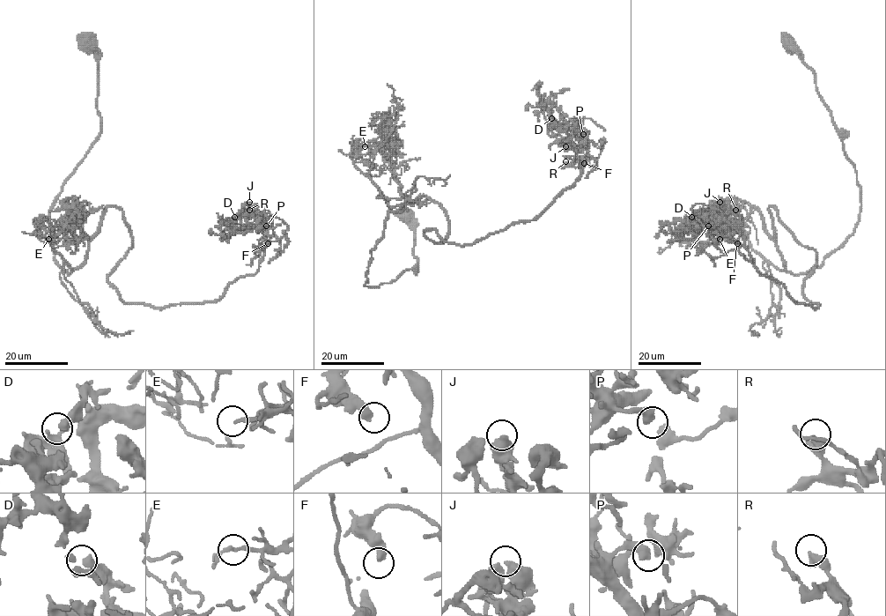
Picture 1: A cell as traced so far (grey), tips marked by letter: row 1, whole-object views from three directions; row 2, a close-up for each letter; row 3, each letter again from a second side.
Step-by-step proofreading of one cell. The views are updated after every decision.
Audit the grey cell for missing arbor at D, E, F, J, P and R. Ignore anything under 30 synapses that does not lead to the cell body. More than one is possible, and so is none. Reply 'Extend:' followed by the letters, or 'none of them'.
Extend: none of them

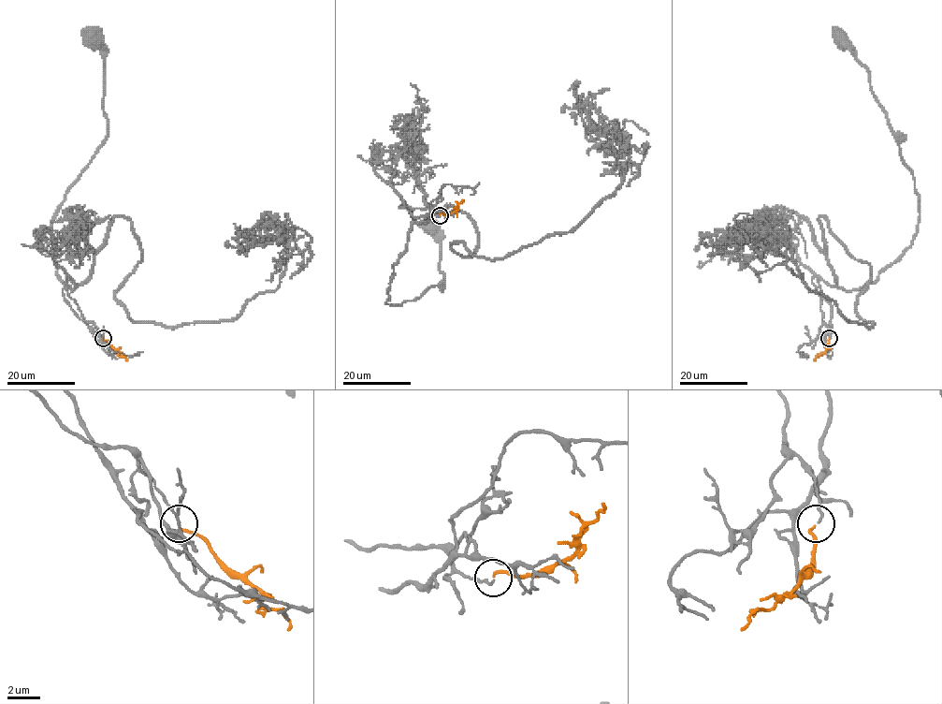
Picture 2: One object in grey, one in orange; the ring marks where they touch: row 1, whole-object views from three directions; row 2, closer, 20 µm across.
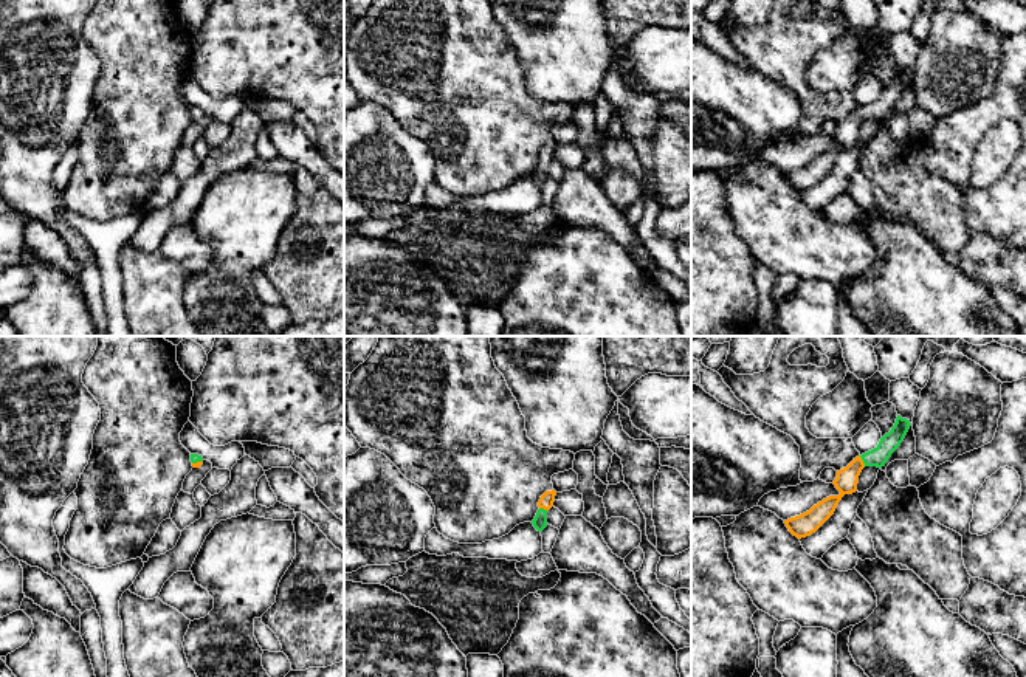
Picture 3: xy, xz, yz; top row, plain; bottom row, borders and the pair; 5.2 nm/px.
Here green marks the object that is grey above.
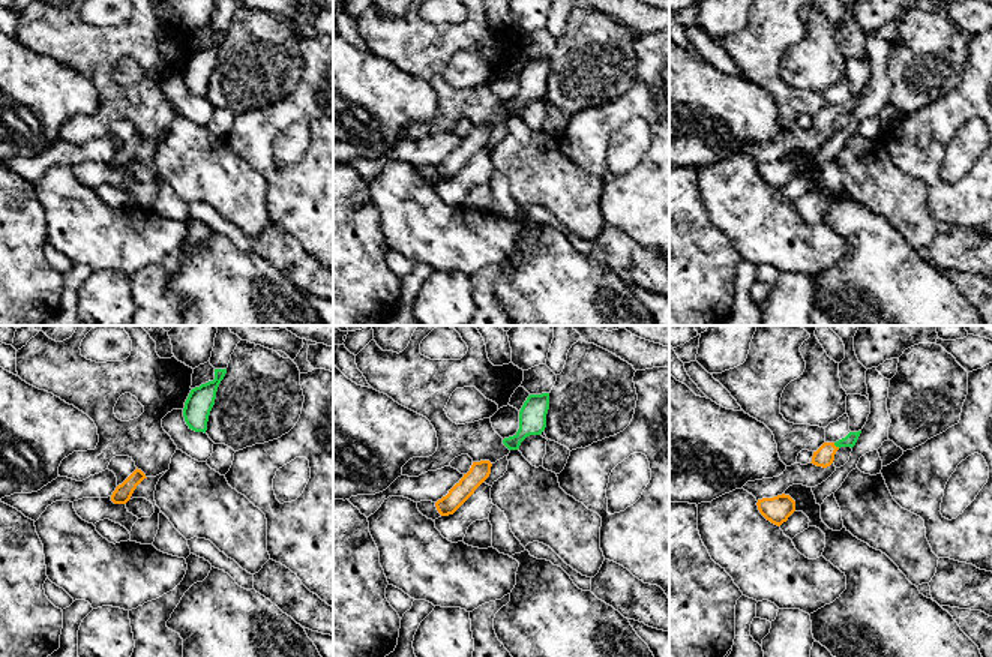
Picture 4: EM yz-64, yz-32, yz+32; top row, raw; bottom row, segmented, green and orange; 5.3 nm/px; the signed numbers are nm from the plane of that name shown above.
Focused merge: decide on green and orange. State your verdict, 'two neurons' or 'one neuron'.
one neuron

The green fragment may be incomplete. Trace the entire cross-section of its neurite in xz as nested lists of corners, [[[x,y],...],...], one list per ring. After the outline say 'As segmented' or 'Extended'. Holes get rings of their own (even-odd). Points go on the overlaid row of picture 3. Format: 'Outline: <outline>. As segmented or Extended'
Outline: [[[555,490],[546,491],[538,502],[539,510],[538,510],[535,519],[532,521],[533,527],[538,531],[542,531],[549,525],[547,524],[547,513],[553,507],[555,496],[556,496]]]. Extended

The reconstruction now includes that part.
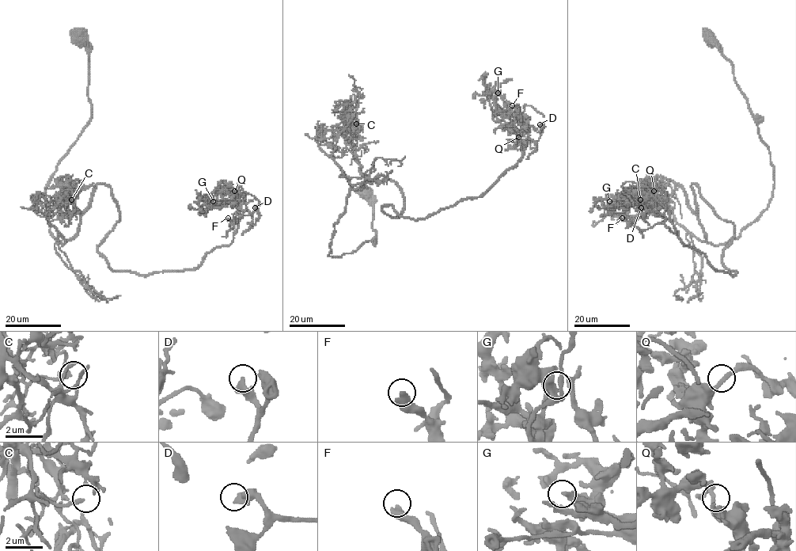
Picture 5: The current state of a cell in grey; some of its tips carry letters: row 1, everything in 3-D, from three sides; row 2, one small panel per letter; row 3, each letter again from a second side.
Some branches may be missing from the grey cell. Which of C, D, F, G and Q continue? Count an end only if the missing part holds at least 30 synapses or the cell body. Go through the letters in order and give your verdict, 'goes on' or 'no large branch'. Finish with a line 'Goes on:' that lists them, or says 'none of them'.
C: no large branch
D: goes on
F: no large branch
G: no large branch
Q: no large branch
Goes on: D

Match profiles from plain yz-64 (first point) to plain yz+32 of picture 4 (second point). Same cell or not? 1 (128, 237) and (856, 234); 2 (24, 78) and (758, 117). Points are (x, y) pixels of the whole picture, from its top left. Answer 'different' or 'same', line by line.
1: different
2: same

